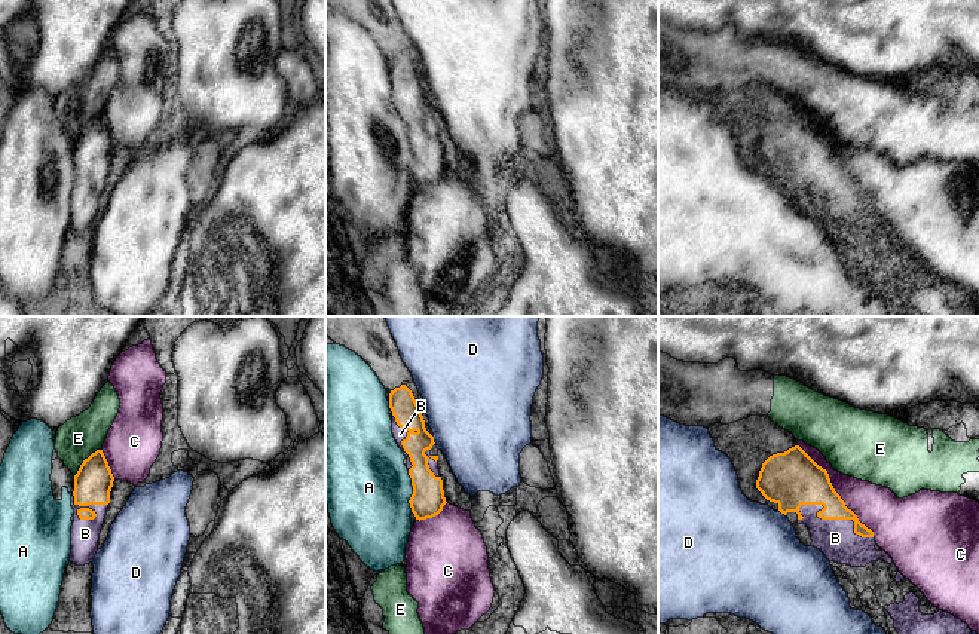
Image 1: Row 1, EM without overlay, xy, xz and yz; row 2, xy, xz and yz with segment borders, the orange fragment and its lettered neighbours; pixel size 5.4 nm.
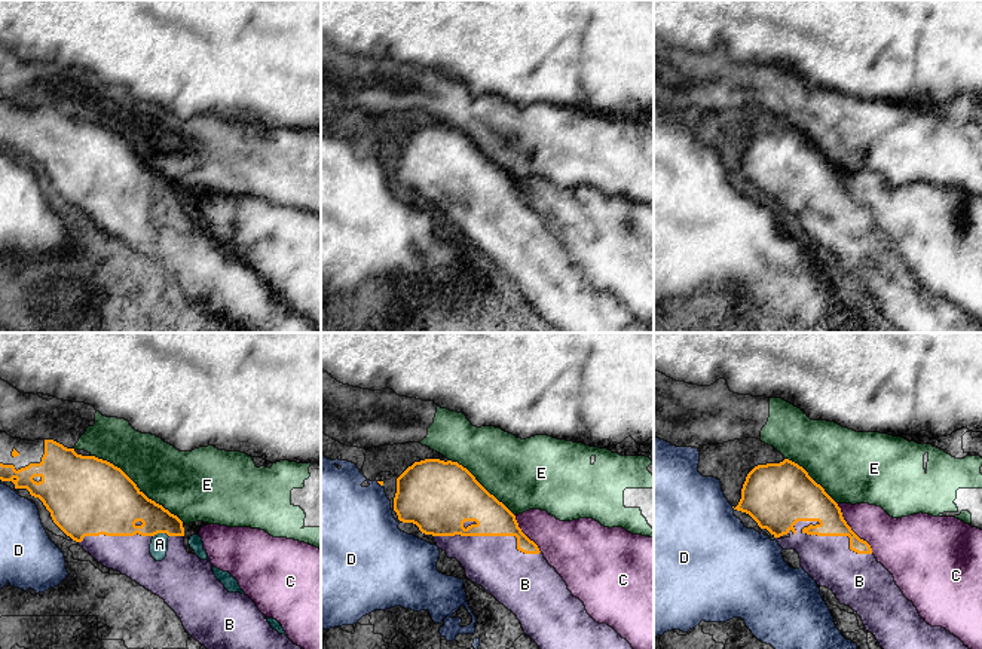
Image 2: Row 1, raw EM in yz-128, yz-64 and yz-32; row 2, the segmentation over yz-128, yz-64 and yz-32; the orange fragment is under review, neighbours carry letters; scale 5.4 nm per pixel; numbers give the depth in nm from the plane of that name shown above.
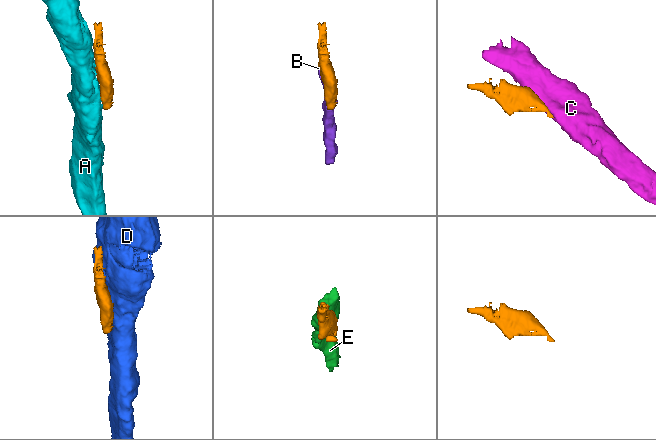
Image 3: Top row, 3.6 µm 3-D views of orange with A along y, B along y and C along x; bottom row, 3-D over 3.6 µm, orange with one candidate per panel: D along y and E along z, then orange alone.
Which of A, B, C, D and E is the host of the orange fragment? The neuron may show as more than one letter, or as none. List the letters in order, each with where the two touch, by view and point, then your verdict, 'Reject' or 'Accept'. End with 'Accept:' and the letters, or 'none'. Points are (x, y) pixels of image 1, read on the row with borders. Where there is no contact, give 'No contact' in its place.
A: Touches orange at xz (413, 490). Reject
B: Touches orange at yz (832, 518). Accept
C: Touches orange at yz (834, 490). Reject
D: Touches orange at xz (433, 440). Reject
E: Touches orange at xy (83, 461). Reject
Accept: B

